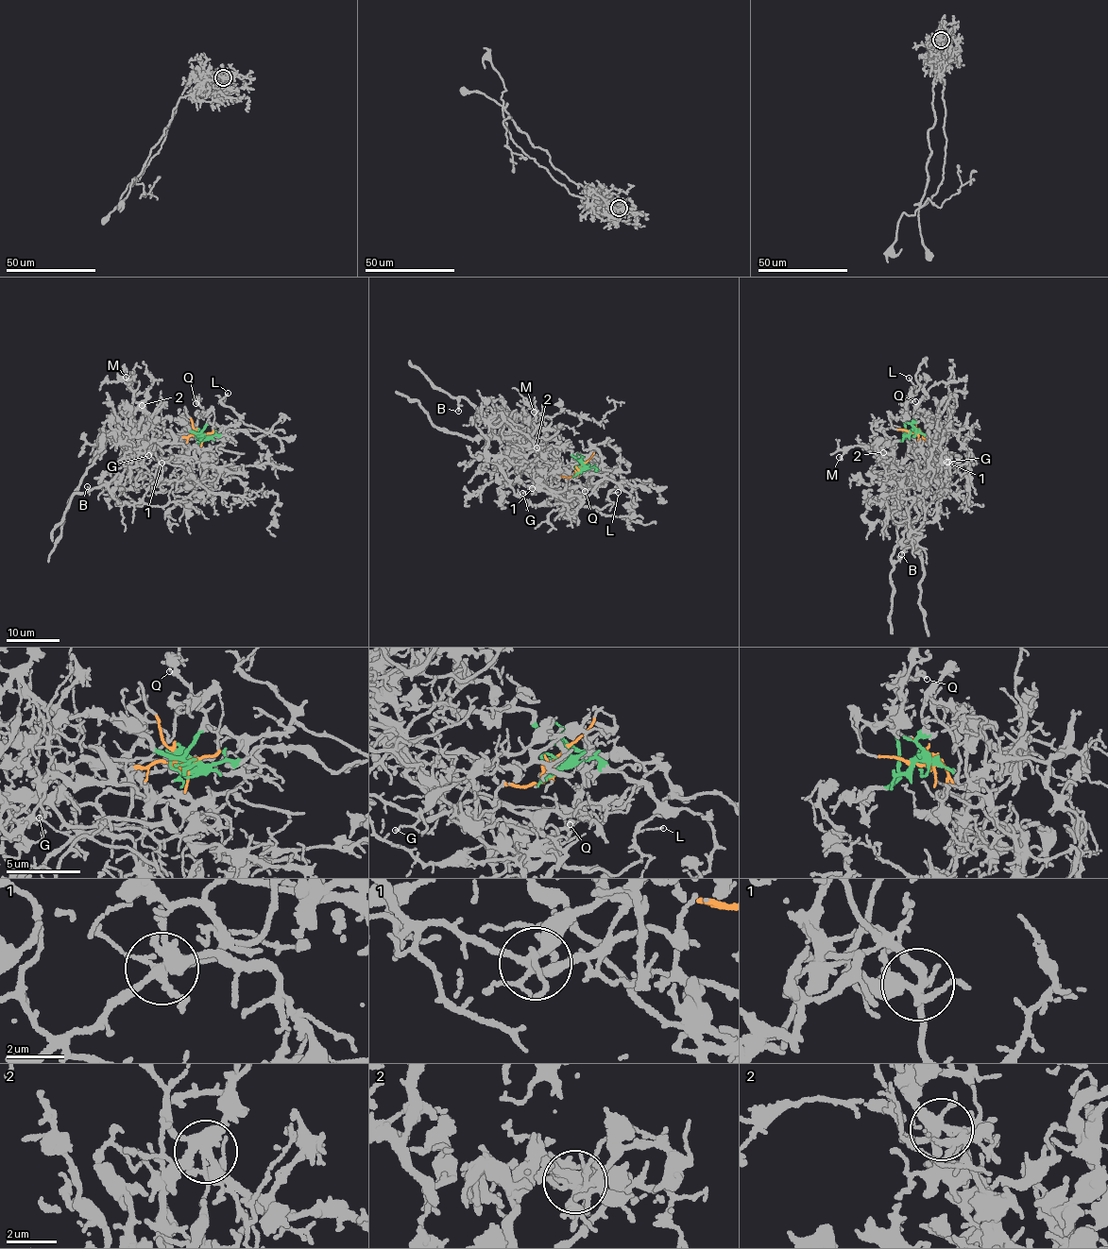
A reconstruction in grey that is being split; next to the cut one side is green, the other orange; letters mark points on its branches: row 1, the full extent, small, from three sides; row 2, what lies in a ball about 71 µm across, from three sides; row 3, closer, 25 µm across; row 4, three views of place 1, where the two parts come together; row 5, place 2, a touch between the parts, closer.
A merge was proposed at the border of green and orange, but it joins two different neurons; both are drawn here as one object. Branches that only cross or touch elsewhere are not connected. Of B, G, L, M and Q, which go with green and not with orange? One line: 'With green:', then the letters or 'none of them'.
With green: L, M, Q

